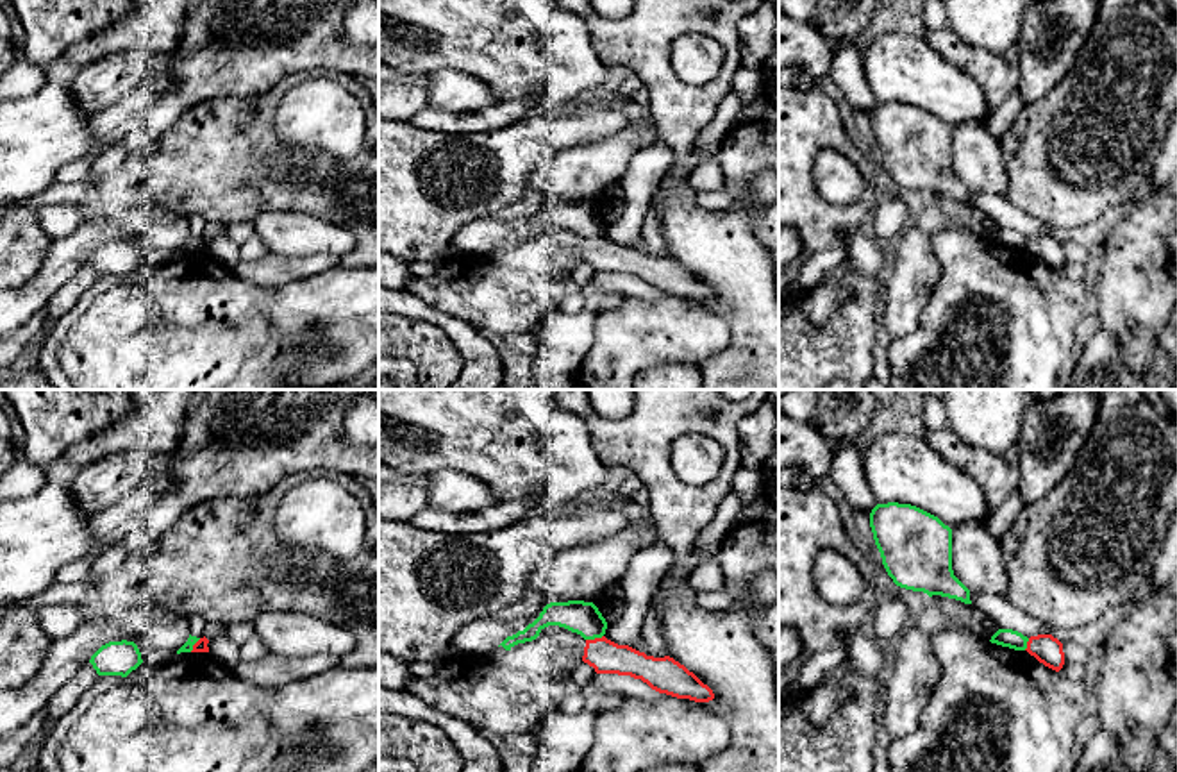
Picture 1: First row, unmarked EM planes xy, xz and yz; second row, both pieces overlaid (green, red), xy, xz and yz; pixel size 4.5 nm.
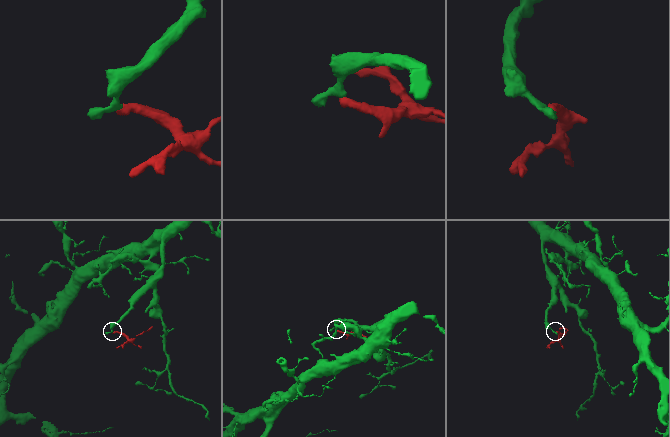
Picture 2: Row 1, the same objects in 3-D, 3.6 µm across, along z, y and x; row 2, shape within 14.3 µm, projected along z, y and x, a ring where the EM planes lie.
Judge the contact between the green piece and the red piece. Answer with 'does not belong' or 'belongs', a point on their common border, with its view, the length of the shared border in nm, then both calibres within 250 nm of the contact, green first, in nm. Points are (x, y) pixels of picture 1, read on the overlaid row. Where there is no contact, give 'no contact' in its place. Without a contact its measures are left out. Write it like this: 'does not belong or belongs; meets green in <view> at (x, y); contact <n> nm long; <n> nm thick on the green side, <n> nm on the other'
does not belong; meets green in xz at (593, 638); contact 80 nm long; 150 nm thick on the green side, 150 nm on the other

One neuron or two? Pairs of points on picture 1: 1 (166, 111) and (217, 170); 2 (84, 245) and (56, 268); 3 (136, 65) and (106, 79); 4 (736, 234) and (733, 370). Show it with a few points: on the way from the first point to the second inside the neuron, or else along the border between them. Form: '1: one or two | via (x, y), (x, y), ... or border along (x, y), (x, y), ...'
1: two | border along (213, 100), (191, 104), (156, 142)
2: one | via (77, 249), (63, 261)
3: one | via (129, 70), (113, 75)
4: one | via (736, 268), (743, 279), (743, 336)

